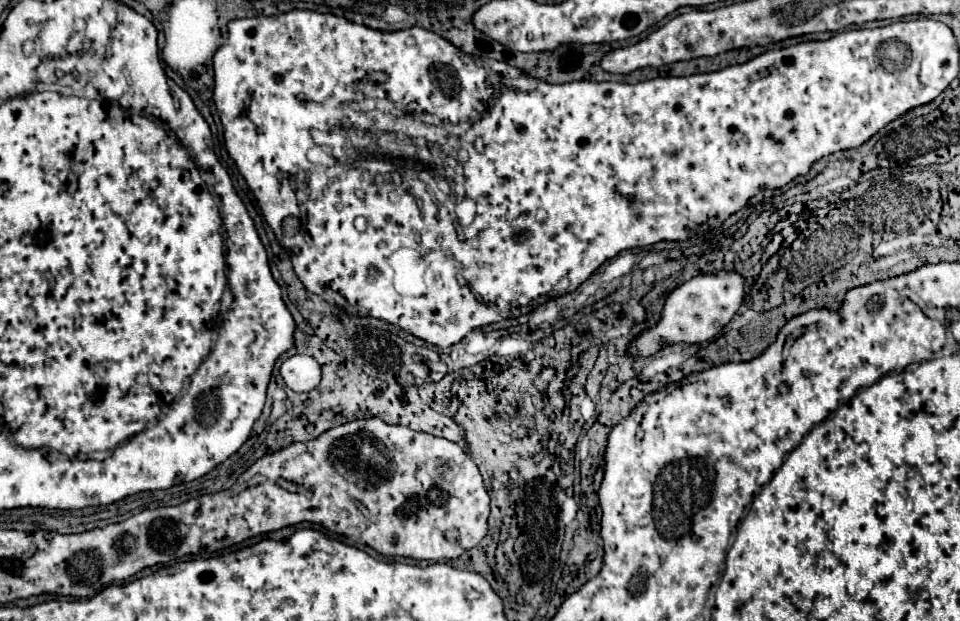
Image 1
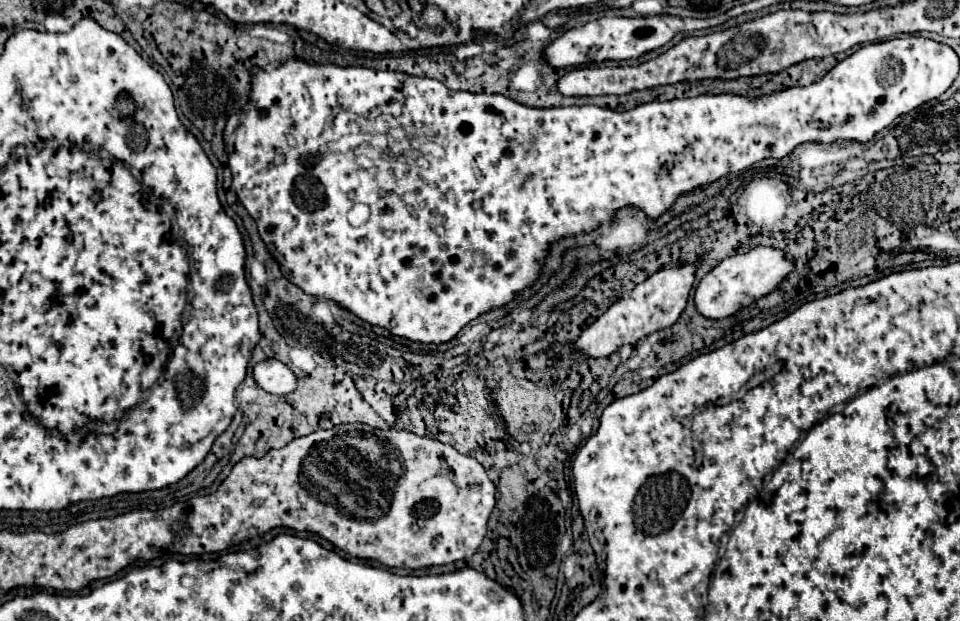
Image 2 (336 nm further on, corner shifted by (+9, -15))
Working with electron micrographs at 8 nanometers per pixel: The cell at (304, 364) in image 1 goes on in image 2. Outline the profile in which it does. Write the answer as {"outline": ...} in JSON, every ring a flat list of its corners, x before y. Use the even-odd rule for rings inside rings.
{"outline":[[267,359,255,365,253,377,261,389,273,395,287,395,297,387,295,373,277,359]]}

